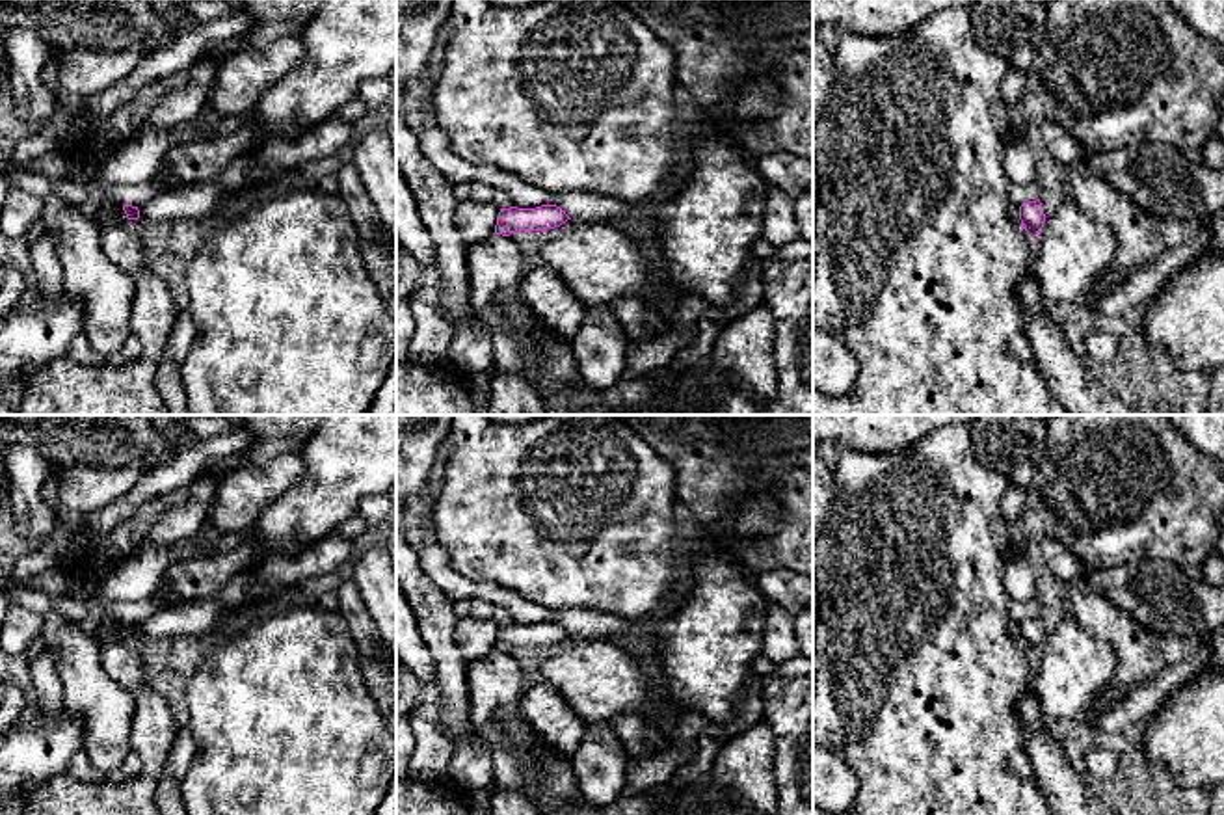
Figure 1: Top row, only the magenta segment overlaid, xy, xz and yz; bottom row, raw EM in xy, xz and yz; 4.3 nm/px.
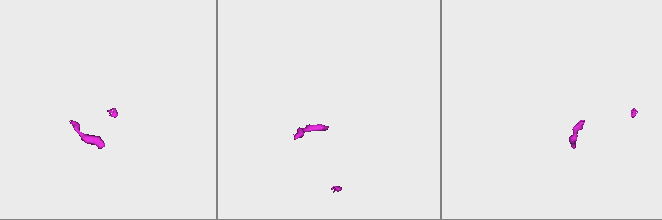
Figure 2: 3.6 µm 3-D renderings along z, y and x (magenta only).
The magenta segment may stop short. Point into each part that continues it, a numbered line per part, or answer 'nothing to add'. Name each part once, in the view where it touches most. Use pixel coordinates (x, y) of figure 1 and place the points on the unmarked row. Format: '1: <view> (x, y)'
nothing to add

